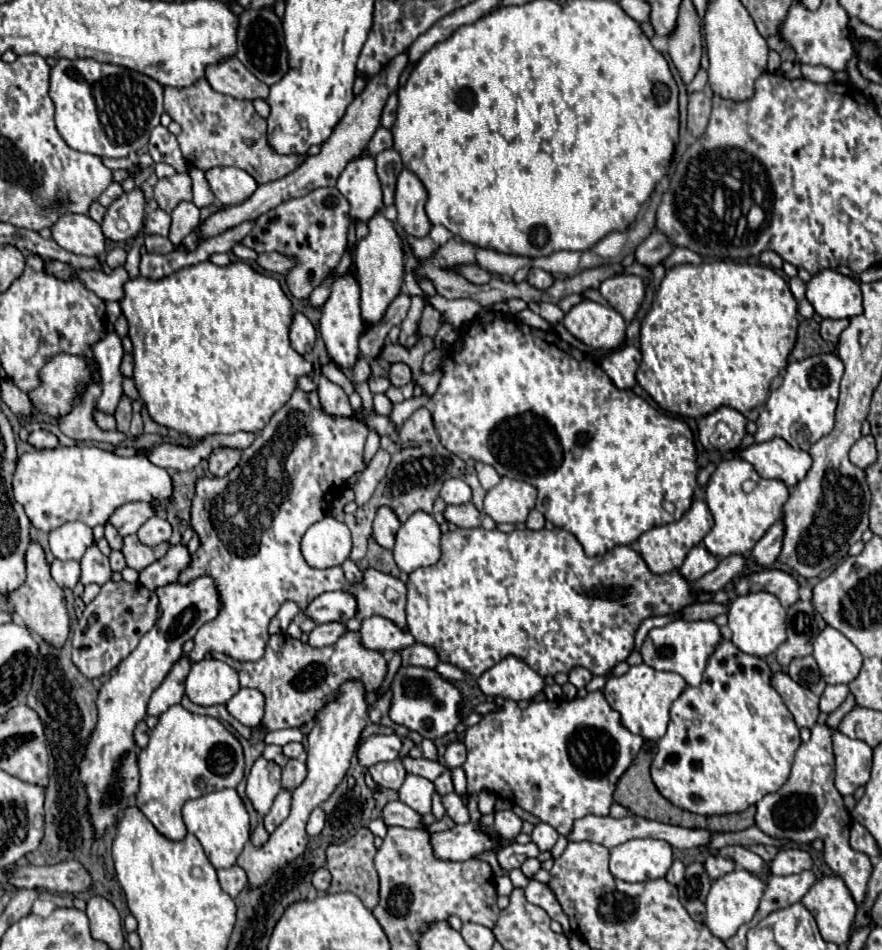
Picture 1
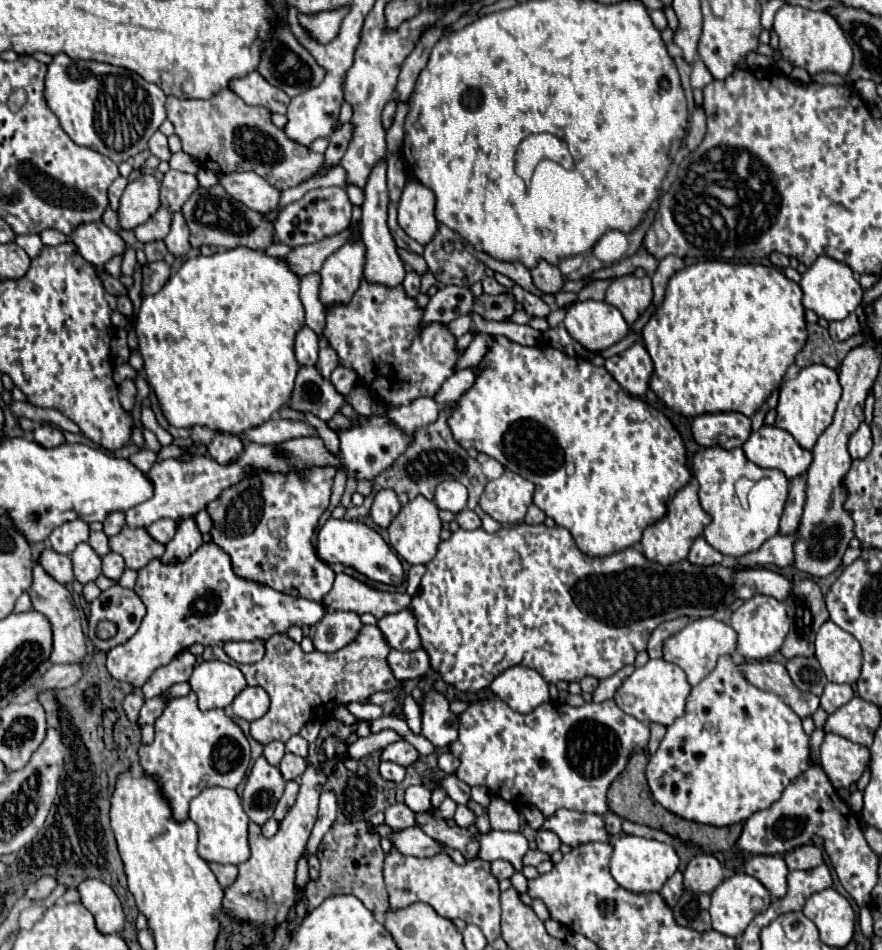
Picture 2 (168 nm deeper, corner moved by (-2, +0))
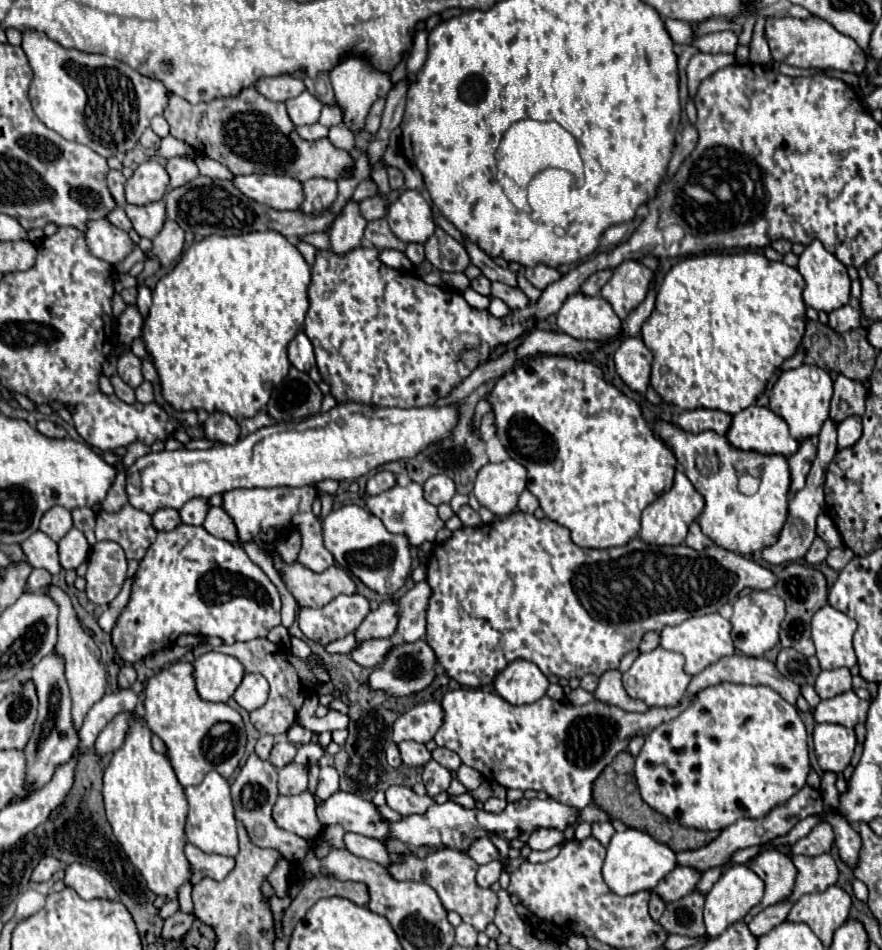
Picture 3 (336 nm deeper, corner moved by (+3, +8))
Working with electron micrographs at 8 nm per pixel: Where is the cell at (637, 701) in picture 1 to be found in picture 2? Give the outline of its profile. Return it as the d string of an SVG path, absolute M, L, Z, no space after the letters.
M659 658L659 660L649 660L641 668L635 668L635 672L617 690L615 702L623 712L635 716L641 722L659 722L669 726L675 718L685 714L689 692L691 692L691 686L685 678L685 672L677 664L671 664Z

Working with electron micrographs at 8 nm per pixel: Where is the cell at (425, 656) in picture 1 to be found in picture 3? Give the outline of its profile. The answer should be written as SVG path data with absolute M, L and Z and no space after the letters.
M368 640L360 648L354 648L350 652L350 658L366 668L378 668L384 658L394 650L396 644L392 640Z

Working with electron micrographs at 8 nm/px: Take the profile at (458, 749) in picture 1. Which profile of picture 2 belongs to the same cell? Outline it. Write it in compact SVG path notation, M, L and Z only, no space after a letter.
M443 750L443 752L439 754L439 770L443 770L445 774L455 774L457 768L459 768L459 760L457 760L451 752Z

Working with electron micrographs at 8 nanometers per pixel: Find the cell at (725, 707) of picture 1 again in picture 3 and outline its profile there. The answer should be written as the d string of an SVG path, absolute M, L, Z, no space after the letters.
M720 682L714 686L708 686L704 690L700 690L694 696L694 702L680 712L676 718L660 724L656 730L652 730L640 750L640 754L636 756L636 784L640 790L640 796L646 804L650 804L652 808L656 808L656 812L668 816L670 820L676 820L678 824L684 826L692 826L692 828L700 828L700 830L724 830L726 826L734 824L740 818L760 818L764 814L770 812L770 808L774 808L776 804L784 804L792 794L796 794L804 784L806 784L806 776L808 776L808 742L806 742L808 734L804 728L804 722L796 710L796 706L788 704L778 692L774 692L768 686L744 686L744 684L732 684L732 682Z

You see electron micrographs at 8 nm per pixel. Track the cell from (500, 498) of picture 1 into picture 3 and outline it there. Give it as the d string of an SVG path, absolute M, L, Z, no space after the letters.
M508 458L500 464L486 464L480 468L474 496L480 506L486 506L496 516L506 516L516 510L518 498L526 488L526 468Z

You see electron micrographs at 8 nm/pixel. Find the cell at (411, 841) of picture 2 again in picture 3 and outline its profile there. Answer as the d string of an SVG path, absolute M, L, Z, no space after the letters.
M336 792L322 806L318 806L322 824L342 824L344 830L370 836L376 840L390 838L390 822L378 812L378 808L348 792Z

